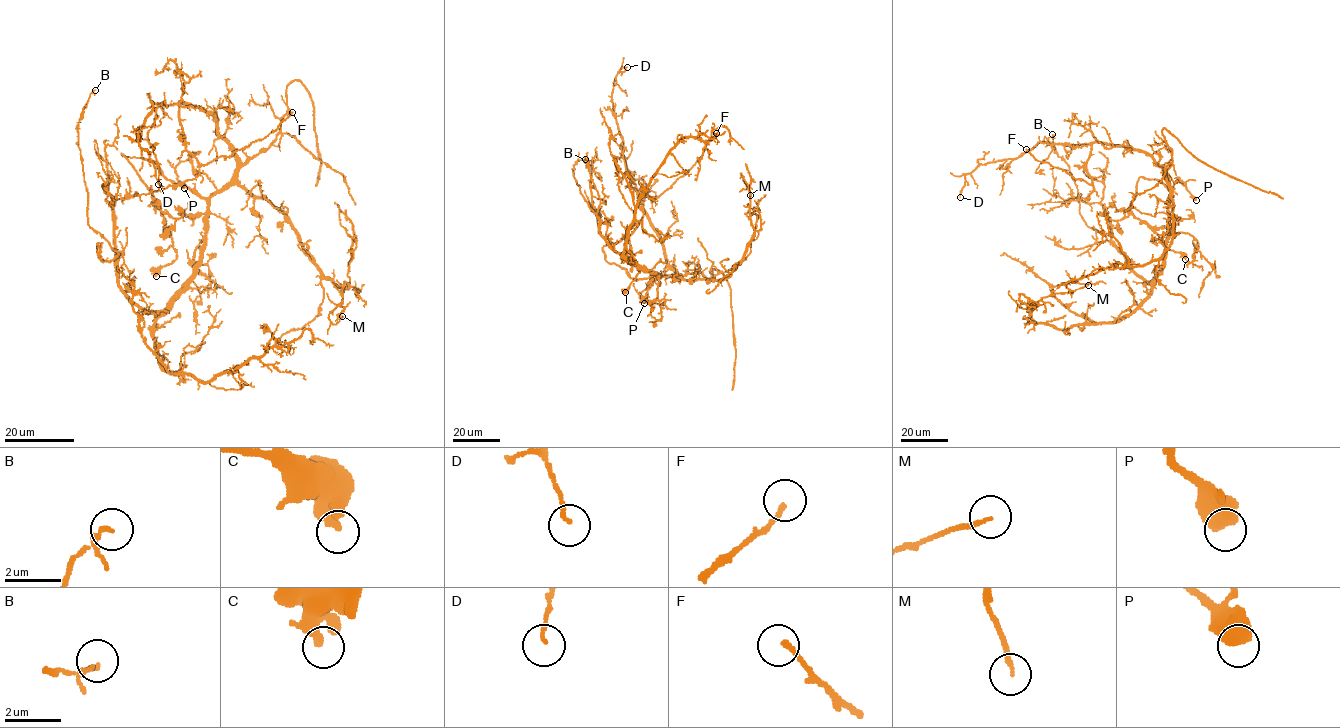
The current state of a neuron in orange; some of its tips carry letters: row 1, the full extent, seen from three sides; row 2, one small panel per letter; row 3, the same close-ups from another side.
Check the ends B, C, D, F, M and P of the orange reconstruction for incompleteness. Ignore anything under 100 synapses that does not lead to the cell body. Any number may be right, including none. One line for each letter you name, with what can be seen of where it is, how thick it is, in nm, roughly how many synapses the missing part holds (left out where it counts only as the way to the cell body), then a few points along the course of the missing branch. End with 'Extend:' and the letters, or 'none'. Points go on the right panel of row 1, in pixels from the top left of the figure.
Extend: none

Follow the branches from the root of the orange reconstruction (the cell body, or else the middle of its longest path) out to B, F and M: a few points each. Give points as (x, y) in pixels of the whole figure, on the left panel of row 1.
B: (206, 225), (189, 284), (162, 311), (143, 310), (119, 285), (117, 254), (88, 224), (77, 126), (95, 90)
F: (206, 225), (236, 157), (206, 110), (180, 102), (184, 145), (200, 164), (292, 112)
M: (206, 225), (209, 199), (230, 185), (265, 197), (317, 268), (348, 285), (329, 319), (342, 316)

